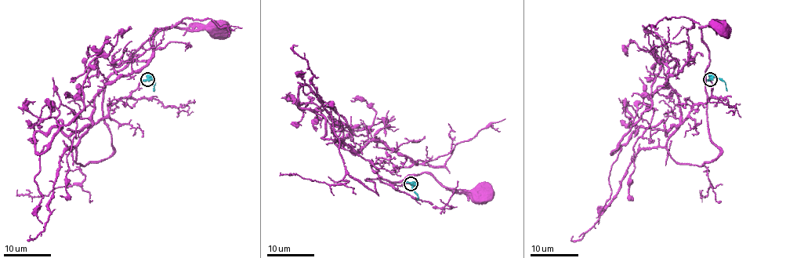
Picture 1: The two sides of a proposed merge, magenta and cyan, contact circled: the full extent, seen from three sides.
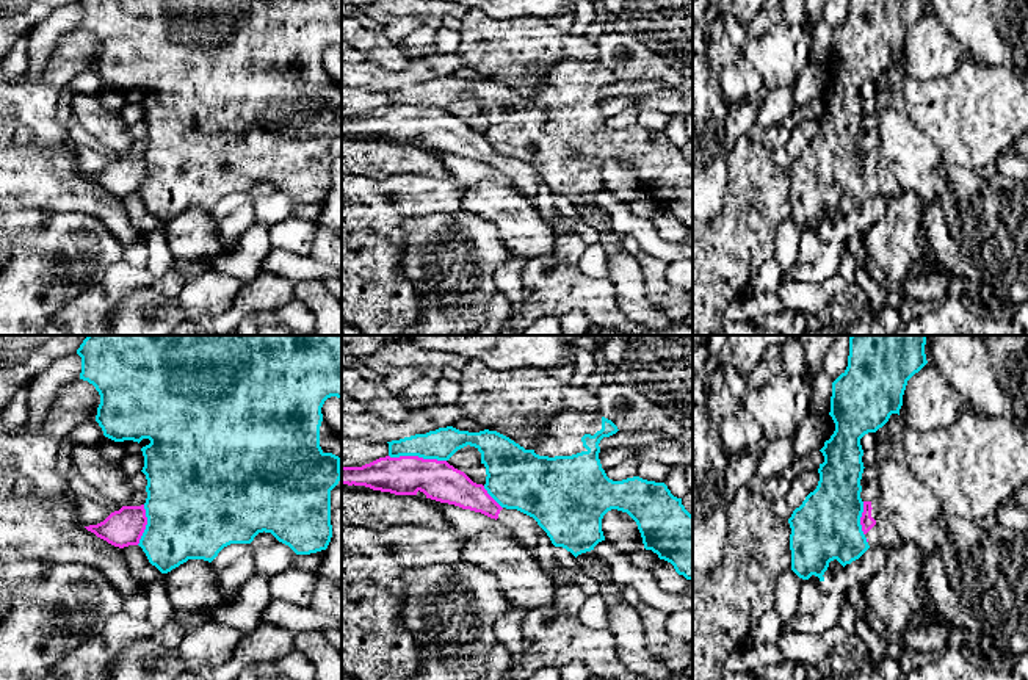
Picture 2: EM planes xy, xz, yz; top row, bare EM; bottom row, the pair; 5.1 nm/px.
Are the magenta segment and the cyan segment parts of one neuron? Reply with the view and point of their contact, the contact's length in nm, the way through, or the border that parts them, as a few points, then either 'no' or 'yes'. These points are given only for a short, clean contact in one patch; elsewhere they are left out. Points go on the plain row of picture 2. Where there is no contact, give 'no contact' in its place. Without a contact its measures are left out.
meets magenta in xz at (417, 105); contact 300 nm long; no

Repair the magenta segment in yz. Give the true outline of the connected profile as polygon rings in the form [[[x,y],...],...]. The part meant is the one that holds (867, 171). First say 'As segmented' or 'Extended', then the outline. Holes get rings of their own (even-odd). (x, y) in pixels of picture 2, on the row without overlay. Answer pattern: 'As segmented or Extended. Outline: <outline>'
Extended. Outline: [[[878,149],[863,150],[860,174],[870,196],[879,194],[878,172],[884,169]]]

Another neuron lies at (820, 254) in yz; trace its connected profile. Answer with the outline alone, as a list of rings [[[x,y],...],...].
[[[805,229],[798,262],[791,269],[782,271],[780,282],[821,282],[838,274],[842,257],[848,252],[842,240],[832,238],[826,230]]]

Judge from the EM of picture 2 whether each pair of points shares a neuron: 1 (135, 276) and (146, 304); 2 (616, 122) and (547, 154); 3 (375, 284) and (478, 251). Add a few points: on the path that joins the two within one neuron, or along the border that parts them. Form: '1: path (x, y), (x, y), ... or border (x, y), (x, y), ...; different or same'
1: border (151, 285), (130, 289), (112, 312); different
2: border (604, 119), (613, 129), (626, 129), (635, 124); different
3: border (403, 237), (401, 274), (419, 293), (423, 306); different

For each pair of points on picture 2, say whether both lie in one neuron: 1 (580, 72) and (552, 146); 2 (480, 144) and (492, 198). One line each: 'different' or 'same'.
1: same
2: different

